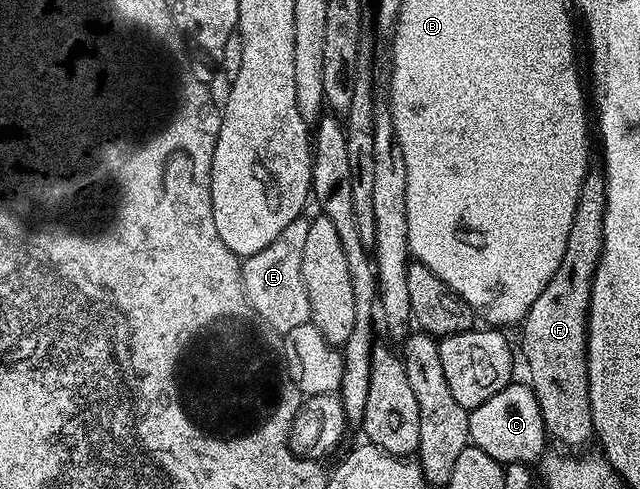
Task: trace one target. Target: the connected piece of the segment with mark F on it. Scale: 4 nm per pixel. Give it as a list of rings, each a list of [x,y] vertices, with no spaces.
[[[589,171],[584,176],[578,207],[574,207],[574,223],[558,271],[550,275],[550,283],[542,295],[534,299],[534,307],[523,319],[520,349],[528,364],[530,386],[536,393],[547,436],[568,451],[593,440],[590,391],[588,390],[588,308],[592,284],[604,246],[606,219],[606,178],[603,172]]]

